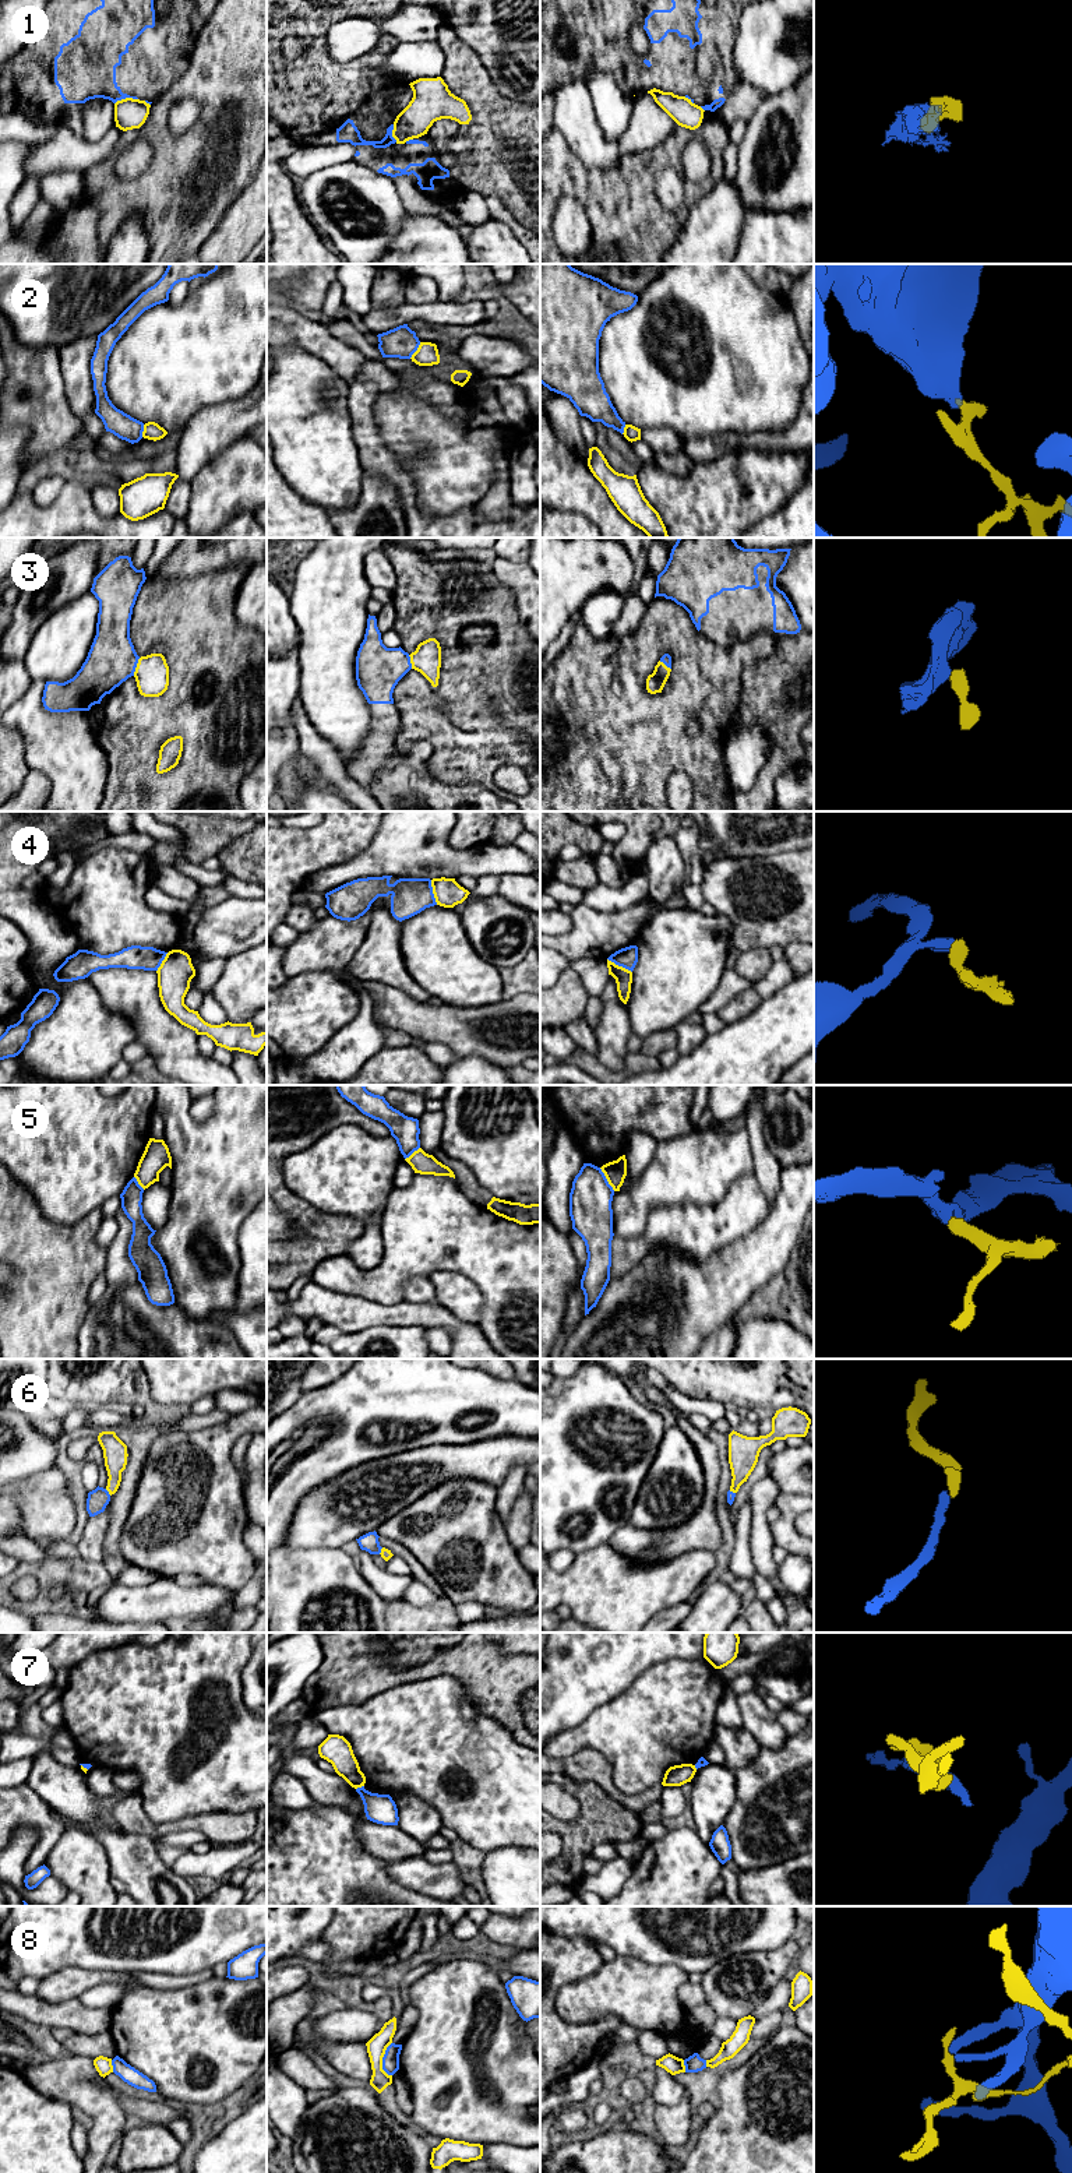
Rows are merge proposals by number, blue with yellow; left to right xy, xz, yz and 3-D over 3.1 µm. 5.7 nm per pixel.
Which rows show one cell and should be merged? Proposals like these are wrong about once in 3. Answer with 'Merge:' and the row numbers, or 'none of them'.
Merge: 3, 6

